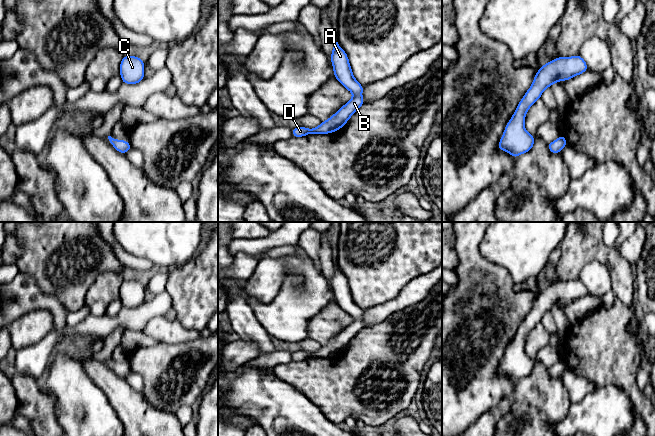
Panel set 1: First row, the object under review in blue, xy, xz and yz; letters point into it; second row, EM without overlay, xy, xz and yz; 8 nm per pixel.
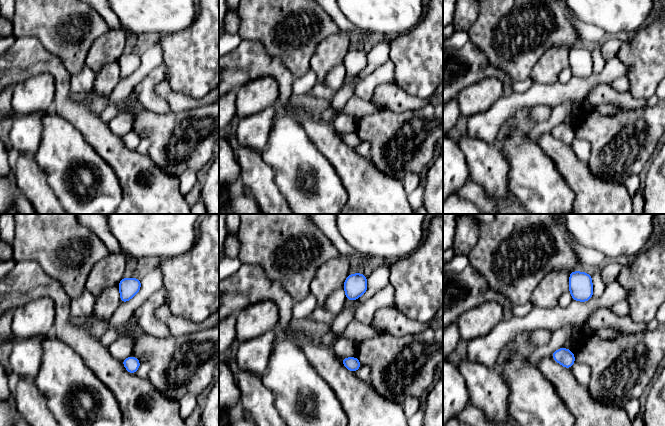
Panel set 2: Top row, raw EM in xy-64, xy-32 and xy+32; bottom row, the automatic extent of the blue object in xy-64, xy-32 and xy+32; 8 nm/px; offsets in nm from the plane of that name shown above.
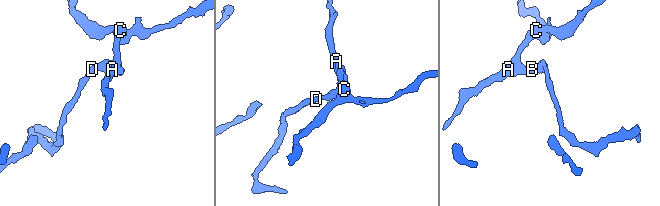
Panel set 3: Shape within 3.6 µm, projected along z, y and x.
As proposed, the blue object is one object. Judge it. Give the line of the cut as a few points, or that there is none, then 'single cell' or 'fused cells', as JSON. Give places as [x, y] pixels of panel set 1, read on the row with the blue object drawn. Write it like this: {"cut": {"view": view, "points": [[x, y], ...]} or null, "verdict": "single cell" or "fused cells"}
{"cut": null, "verdict": "single cell"}

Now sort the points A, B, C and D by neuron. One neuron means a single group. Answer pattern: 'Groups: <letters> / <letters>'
Groups: A B C D

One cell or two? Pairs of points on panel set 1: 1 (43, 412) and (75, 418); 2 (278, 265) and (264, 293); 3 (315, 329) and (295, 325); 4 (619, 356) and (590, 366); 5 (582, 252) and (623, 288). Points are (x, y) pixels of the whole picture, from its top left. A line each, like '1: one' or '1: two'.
1: two
2: one
3: two
4: one
5: one

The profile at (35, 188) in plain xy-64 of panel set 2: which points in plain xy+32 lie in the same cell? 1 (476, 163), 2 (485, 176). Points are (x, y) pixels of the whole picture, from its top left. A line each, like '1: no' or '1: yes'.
1: yes
2: yes

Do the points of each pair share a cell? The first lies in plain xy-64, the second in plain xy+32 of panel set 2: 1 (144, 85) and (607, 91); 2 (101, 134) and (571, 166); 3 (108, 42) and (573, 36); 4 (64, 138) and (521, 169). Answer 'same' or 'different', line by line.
1: different
2: same
3: different
4: same

